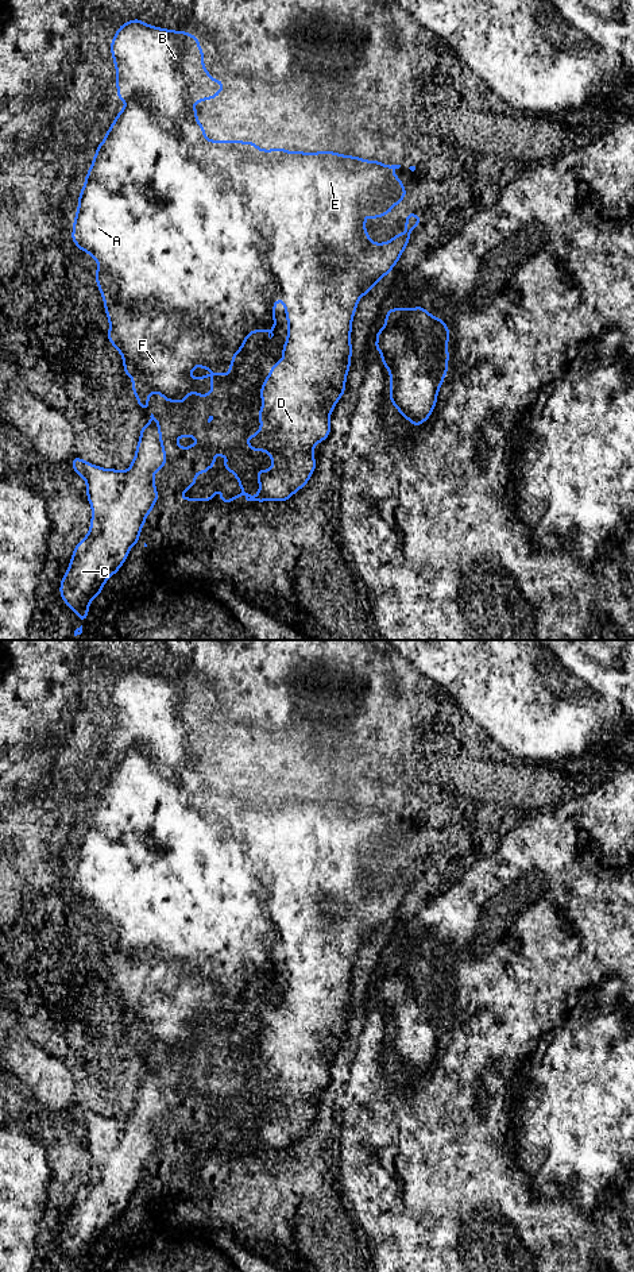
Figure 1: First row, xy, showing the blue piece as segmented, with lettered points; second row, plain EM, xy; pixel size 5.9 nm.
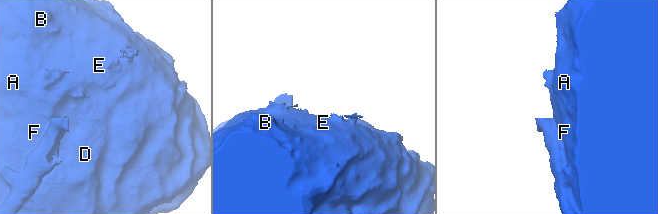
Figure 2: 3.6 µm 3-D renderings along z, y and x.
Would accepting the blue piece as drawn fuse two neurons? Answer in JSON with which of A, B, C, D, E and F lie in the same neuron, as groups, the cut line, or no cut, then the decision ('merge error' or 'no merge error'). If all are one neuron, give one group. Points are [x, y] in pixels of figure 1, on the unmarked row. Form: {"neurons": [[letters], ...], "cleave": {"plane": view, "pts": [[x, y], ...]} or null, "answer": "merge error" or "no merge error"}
{"neurons": [["A", "B", "D", "E", "F"], ["C"]], "cleave": {"plane": "xy", "pts": [[209, 1029], [207, 1032], [208, 1041]]}, "answer": "merge error"}

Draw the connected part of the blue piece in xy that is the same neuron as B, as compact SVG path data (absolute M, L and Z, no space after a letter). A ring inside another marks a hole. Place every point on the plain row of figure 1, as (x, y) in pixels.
M134 667L119 675L112 687L111 699L116 714L117 747L124 748L127 752L115 766L104 789L96 798L94 807L92 809L90 818L86 821L85 832L78 845L78 857L71 882L71 887L77 895L90 902L98 911L96 918L96 933L101 938L105 963L109 967L108 988L123 1003L124 1022L132 1025L132 1038L143 1059L148 1059L148 1045L152 1040L161 1042L167 1051L178 1049L183 1052L189 1041L198 1042L204 1048L208 1044L208 1030L212 1030L214 1025L221 1022L225 1025L231 1022L235 1005L246 994L250 982L266 978L270 987L274 984L272 978L278 974L274 965L275 952L277 948L281 947L287 964L287 988L282 995L283 1006L271 1014L271 1021L266 1025L260 1037L260 1046L263 1049L260 1060L258 1061L260 1078L246 1087L246 1092L252 1099L266 1099L270 1103L272 1115L270 1118L256 1118L260 1137L254 1145L243 1138L243 1132L236 1119L224 1115L228 1111L229 1102L221 1103L213 1101L212 1114L206 1115L202 1121L194 1118L193 1132L181 1140L179 1146L186 1149L210 1149L219 1136L223 1138L220 1149L228 1152L240 1142L244 1142L247 1149L287 1149L295 1140L308 1132L310 1123L314 1121L316 1109L313 1096L317 1091L329 1084L329 1064L345 1040L345 1028L352 1003L352 967L357 951L362 944L367 943L378 929L393 918L410 889L409 882L413 880L415 874L421 872L420 864L407 860L407 867L405 870L406 880L397 882L386 891L374 891L370 887L370 882L366 880L364 855L368 856L368 866L371 868L382 866L390 862L393 855L398 853L406 841L410 841L405 839L399 825L393 822L393 818L399 817L401 813L386 814L376 807L366 809L359 805L341 803L333 799L318 799L313 802L302 799L290 801L285 797L262 798L254 790L209 789L205 785L205 776L197 768L197 756L194 756L193 752L217 745L225 733L220 728L212 726L209 720L204 716L204 699L196 683L190 683L186 679L154 675L146 672L143 668ZM196 1014L201 1014L206 1018L219 1015L220 1018L213 1024L192 1028L190 1022Z

